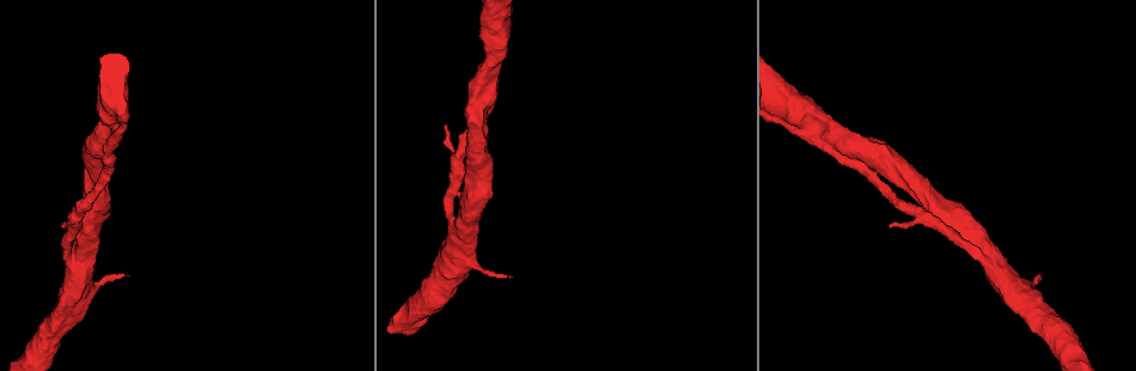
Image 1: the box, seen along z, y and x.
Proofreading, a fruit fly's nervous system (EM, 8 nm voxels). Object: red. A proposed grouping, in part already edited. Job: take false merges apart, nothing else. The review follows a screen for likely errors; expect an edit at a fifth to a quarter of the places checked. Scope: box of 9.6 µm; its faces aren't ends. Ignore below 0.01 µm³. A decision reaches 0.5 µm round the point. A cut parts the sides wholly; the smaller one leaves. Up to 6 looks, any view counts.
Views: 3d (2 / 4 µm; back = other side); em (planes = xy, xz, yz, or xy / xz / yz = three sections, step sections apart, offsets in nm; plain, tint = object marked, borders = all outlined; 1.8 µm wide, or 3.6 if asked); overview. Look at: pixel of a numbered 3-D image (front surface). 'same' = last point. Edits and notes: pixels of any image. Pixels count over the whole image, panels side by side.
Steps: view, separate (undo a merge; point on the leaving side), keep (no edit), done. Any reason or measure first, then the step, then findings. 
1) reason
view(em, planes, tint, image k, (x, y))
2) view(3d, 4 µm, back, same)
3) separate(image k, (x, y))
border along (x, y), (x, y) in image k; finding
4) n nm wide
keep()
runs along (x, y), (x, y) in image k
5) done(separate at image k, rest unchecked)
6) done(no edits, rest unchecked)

closes a loop
view(3d, 4 µm, image 1, (896, 198))

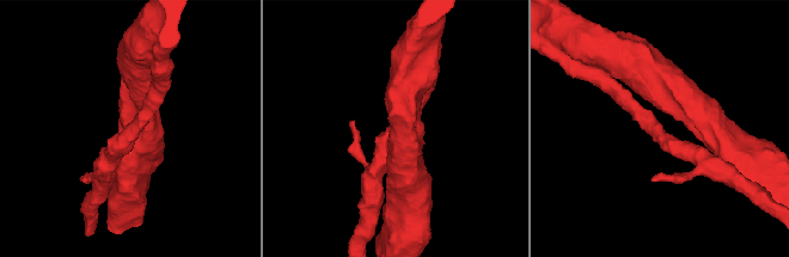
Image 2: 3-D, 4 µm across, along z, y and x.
view(em, planes, plain, image 2, (662, 136))

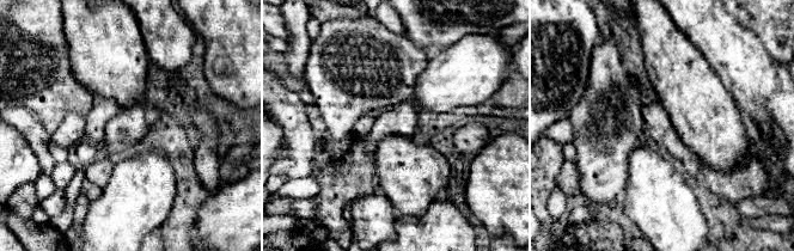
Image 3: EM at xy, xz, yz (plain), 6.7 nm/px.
see the neighbours
view(em, planes, borders, same)

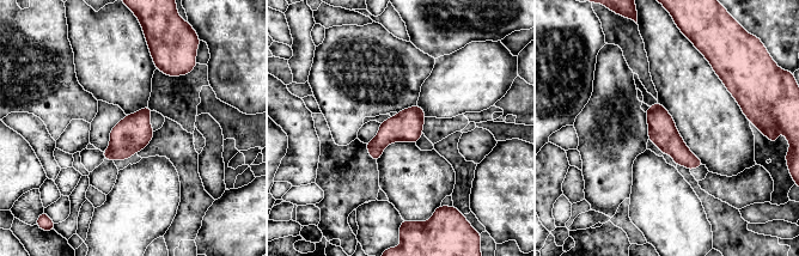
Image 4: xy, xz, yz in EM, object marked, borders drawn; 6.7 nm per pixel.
190 nm wide
keep()
one cell here

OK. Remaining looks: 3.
view(em, 3.6 µm, planes, tint, image 1, (809, 110))

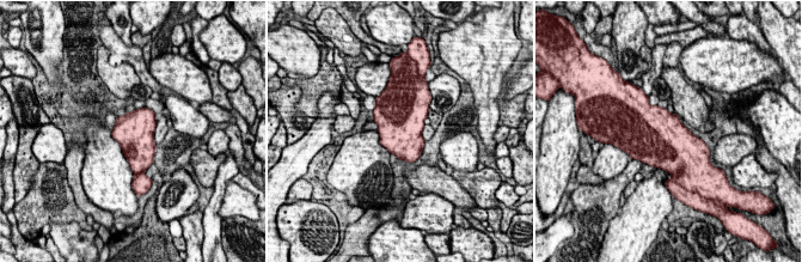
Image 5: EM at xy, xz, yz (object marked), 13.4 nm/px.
keep()
all the same cell

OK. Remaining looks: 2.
done(no edits, rest unchecked)

